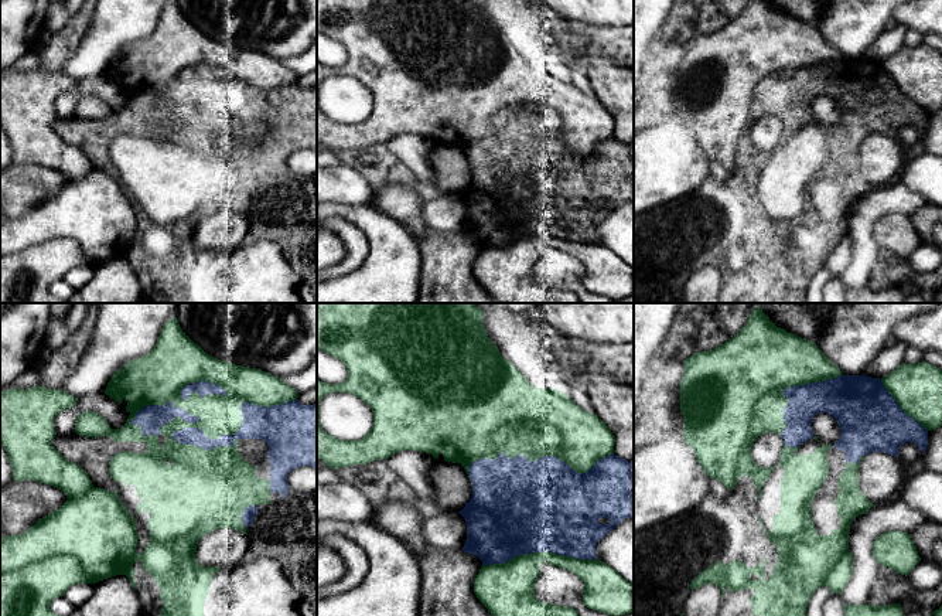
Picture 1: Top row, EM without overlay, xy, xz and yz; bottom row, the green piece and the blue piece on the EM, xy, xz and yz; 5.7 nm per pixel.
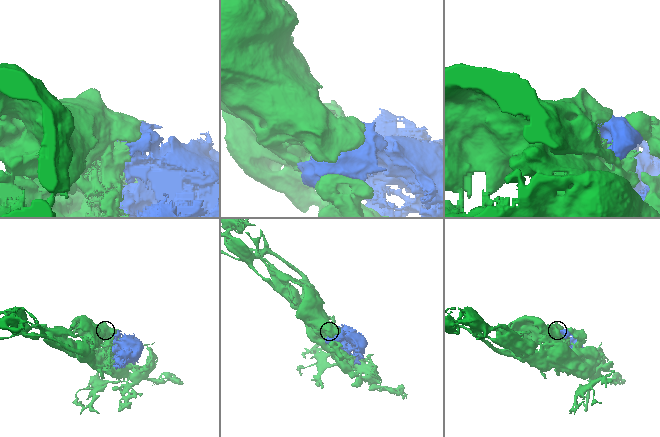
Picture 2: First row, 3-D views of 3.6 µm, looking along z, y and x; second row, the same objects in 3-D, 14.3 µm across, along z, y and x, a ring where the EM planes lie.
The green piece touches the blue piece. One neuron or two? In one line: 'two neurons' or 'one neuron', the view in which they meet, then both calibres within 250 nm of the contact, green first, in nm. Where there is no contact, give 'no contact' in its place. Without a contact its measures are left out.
two neurons | xz | 400/480 nm

